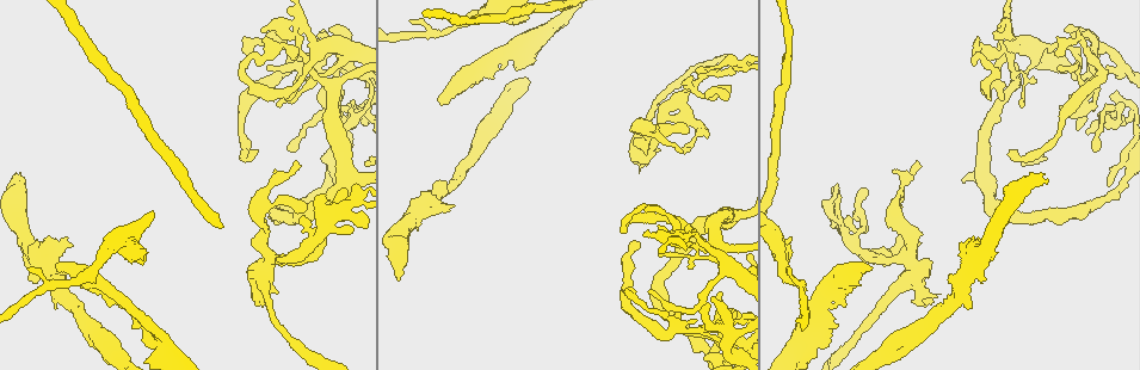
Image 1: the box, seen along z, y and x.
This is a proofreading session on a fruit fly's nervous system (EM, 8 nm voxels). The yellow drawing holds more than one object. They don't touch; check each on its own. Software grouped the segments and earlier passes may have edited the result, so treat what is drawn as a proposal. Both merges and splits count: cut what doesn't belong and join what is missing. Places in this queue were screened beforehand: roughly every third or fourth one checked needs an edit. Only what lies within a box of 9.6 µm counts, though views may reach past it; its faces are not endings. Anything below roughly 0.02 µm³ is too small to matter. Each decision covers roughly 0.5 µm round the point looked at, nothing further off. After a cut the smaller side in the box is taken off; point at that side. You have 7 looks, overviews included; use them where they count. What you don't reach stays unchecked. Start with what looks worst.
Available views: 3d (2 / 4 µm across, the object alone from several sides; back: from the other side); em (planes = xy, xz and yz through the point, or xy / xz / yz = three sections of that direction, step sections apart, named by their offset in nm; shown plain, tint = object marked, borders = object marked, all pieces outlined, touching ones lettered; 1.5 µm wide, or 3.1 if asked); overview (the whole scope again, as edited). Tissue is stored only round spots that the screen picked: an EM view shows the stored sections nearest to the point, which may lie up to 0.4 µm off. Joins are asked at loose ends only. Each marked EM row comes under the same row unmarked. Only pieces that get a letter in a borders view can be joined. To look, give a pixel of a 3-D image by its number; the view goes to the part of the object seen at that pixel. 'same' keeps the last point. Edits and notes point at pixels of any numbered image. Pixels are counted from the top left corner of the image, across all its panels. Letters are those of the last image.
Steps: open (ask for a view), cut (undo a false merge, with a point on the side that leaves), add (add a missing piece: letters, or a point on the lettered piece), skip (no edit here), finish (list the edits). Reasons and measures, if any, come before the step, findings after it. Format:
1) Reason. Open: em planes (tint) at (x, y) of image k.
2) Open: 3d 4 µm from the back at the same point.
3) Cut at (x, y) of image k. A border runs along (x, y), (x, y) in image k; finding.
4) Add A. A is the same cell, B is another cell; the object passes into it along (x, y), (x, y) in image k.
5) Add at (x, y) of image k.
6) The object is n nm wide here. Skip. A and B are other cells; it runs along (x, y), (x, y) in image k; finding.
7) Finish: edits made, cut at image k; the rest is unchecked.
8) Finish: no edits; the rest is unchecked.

Branch stops here. Open: 3d 4 µm at (789, 262) of image 1.

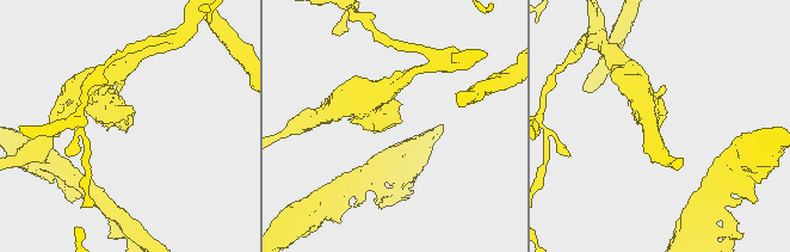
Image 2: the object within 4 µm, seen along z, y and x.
Open: em xy step 4 (tint) at (125, 129) of image 2.

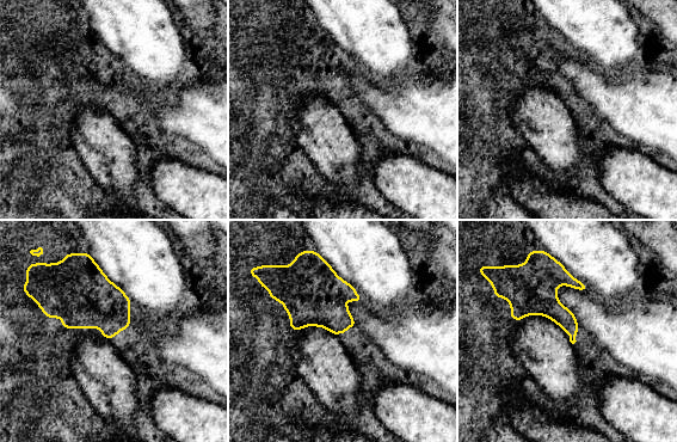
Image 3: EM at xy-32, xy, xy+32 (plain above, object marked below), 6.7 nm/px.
Another direction. Open: em planes (borders) at the same point.

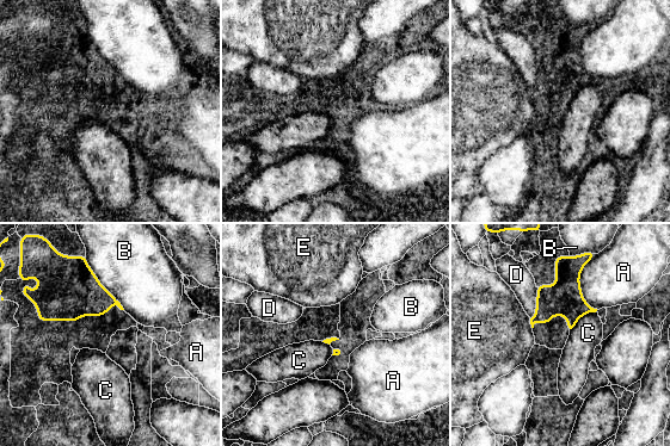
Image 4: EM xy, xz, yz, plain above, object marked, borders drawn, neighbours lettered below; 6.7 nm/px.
Skip. A, B, C, D and E are other cells; a border runs along (596, 310), (584, 314), (570, 333) in image 4; no lettered piece goes on from it.

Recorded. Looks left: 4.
A narrow waist. Open: em xz step 4 (tint) at (641, 125) of image 1.

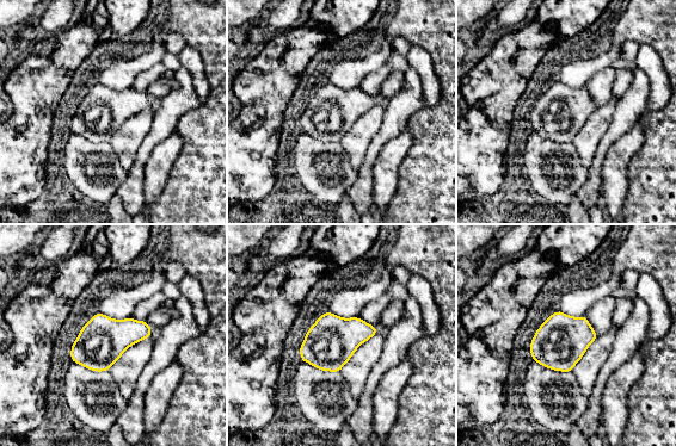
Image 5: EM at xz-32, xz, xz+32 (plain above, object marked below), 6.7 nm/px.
Open: em planes (borders) at the same point.

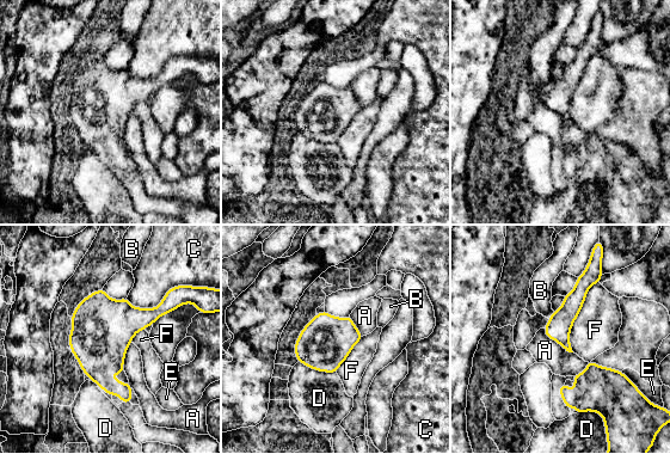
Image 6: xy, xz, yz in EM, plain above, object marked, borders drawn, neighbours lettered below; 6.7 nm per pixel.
The object is 150 nm wide here. Skip. A, B, C, D, E and F are other cells; it runs along (589, 275), (564, 318), (566, 347) in image 6; continuous, no second cell.

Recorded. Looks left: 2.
Closes a loop. Open: em planes (borders) at (624, 226) of image 1.

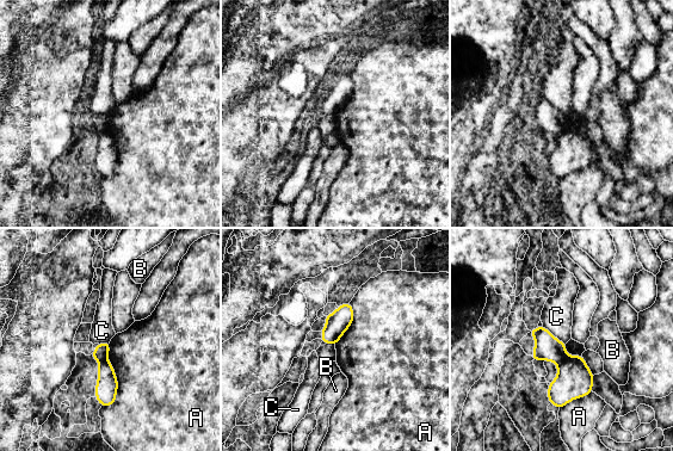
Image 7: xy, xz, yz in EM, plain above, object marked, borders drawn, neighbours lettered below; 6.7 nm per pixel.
The longest contact is with A, 440 nm. Cut at (574, 380) of image 7. A, B and C are other cells; a second cell is stuck on.

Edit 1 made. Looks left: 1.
Finish: edits made, cut at image 7; the rest is unchecked.

